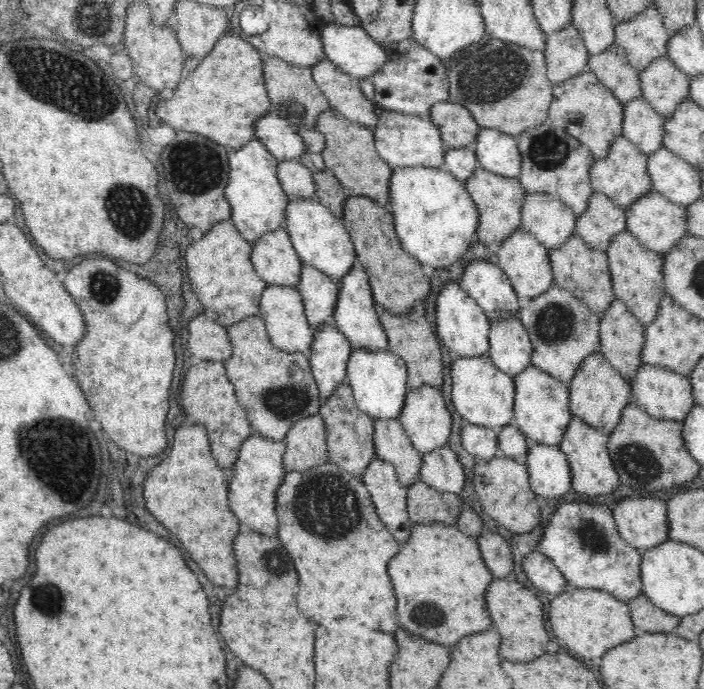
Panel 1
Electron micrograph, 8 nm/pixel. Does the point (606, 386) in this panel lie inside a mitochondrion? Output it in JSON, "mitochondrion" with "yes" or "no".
{"mitochondrion":"no"}

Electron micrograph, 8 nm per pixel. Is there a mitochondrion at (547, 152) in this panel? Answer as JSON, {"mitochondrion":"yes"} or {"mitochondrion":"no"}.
{"mitochondrion":"yes"}

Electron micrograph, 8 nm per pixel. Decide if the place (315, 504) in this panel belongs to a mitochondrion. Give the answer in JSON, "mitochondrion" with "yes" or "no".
{"mitochondrion":"yes"}

